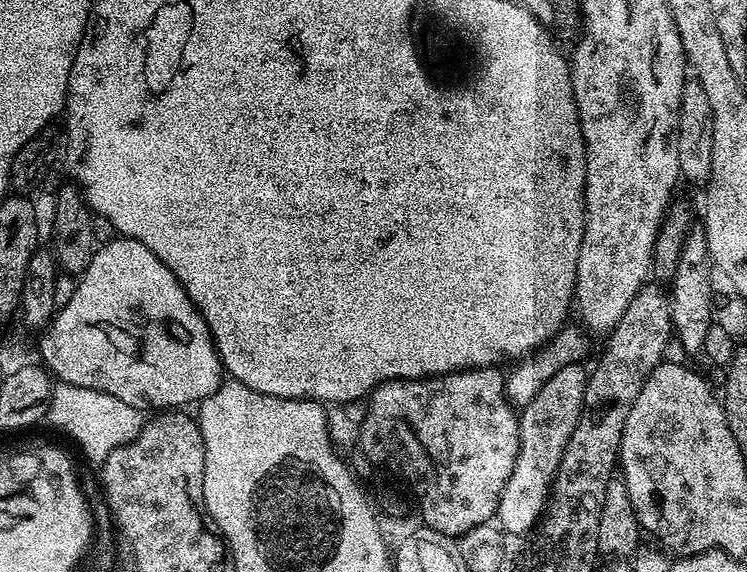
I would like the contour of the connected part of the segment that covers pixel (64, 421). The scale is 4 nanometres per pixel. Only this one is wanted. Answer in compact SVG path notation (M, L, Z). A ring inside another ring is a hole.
M57 383L46 405L46 420L58 431L65 432L93 460L93 465L99 466L114 449L129 444L141 432L146 416L141 409L126 406L126 402L105 392Z

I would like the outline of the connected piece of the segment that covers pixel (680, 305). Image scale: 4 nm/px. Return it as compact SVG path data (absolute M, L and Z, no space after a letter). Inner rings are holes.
M703 231L689 232L682 246L682 258L678 258L678 270L670 281L670 307L672 309L672 331L675 339L688 352L703 353L706 342L706 330L714 322L712 316L712 272L708 243Z

